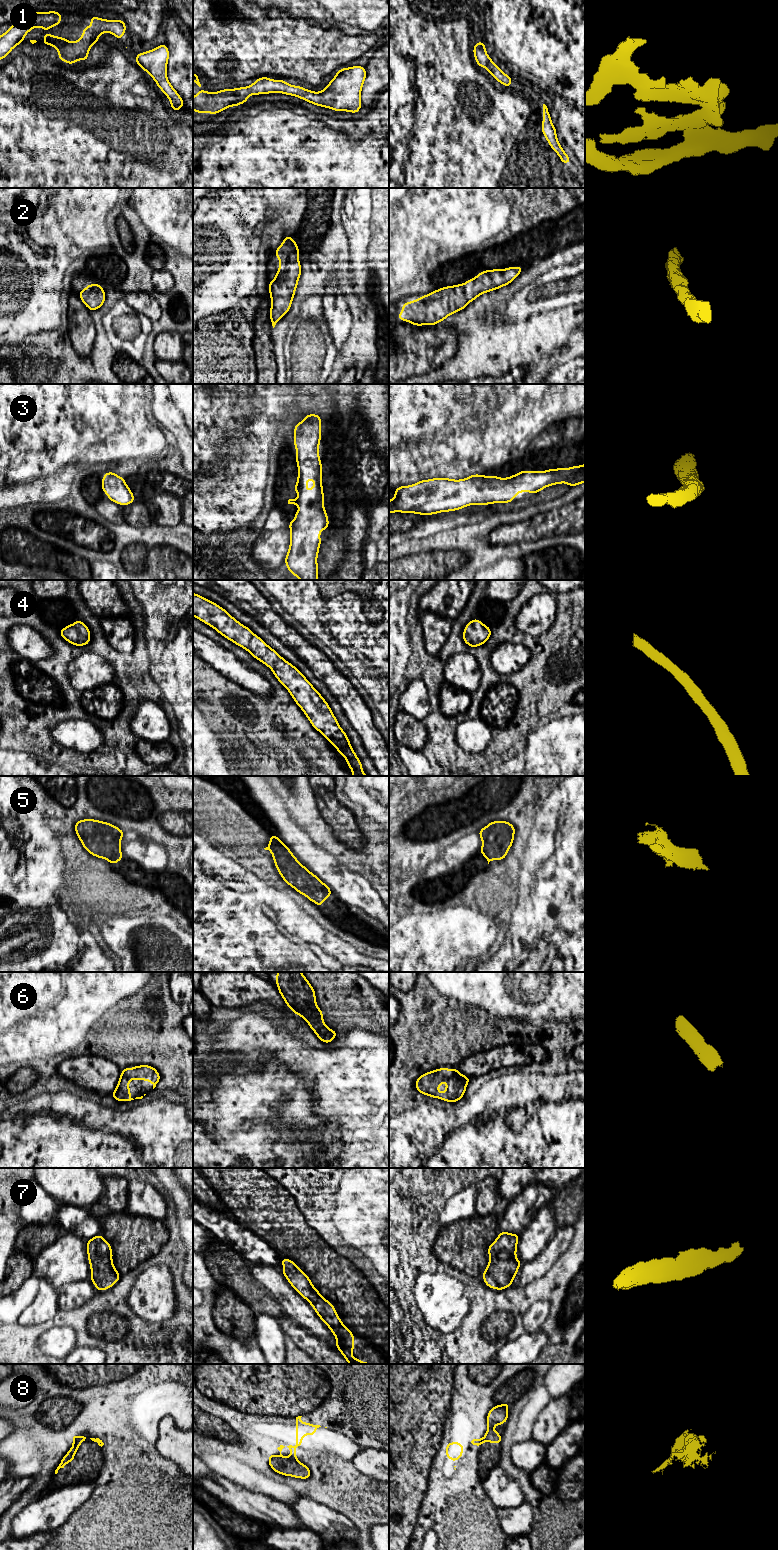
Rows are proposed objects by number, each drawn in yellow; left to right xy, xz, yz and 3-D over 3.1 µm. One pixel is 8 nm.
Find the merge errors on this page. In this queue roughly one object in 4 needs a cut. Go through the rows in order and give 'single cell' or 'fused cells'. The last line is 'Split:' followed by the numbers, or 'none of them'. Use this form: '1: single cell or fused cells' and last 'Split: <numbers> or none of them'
1: single cell
2: single cell
3: single cell
4: single cell
5: single cell
6: single cell
7: single cell
8: fused cells
Split: 8

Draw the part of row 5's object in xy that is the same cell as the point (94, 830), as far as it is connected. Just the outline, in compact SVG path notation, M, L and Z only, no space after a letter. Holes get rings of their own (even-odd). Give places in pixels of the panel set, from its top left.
M84 819L75 823L75 831L83 847L93 856L104 858L113 865L123 860L120 843L125 832L118 827L103 821Z

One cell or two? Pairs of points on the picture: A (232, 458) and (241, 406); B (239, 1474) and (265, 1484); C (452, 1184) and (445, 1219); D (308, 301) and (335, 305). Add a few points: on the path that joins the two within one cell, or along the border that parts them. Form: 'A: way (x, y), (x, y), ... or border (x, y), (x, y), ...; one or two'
A: way (232, 445), (232, 419); one
B: way (245, 1476), (259, 1483); one
C: border (464, 1185), (449, 1198); two
D: border (323, 305), (324, 325), (327, 328); two

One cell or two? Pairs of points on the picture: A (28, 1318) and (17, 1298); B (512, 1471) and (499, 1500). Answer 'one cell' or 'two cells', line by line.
A: two cells
B: two cells

